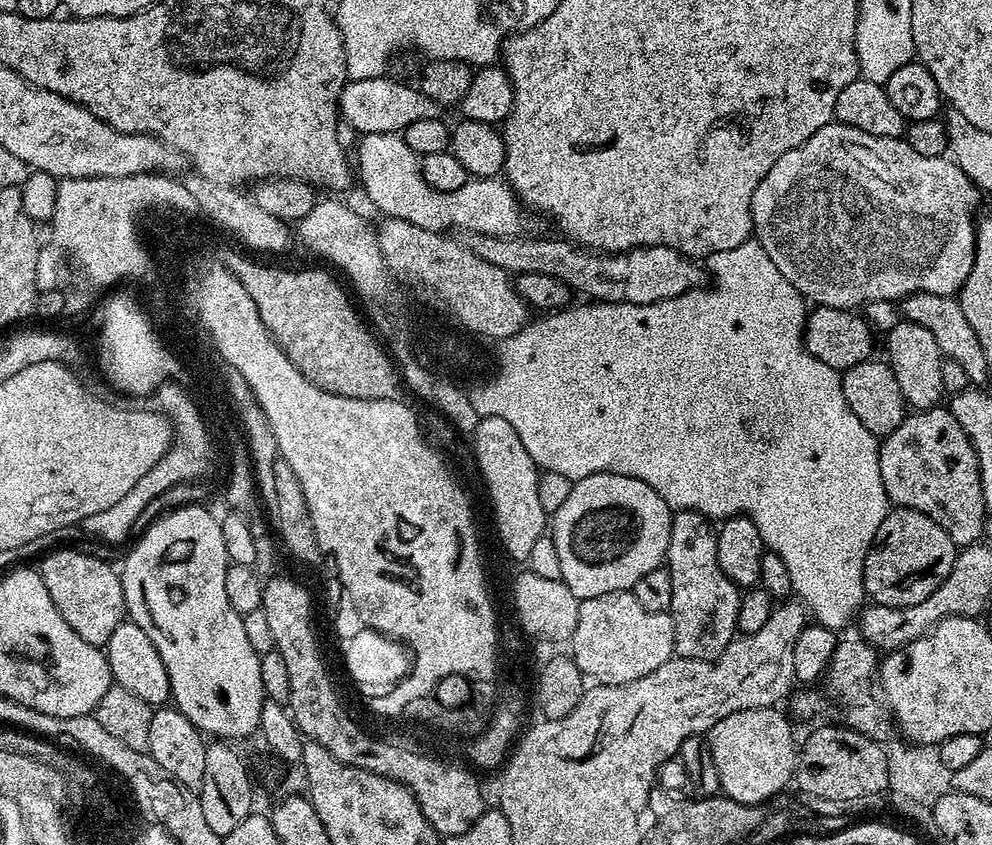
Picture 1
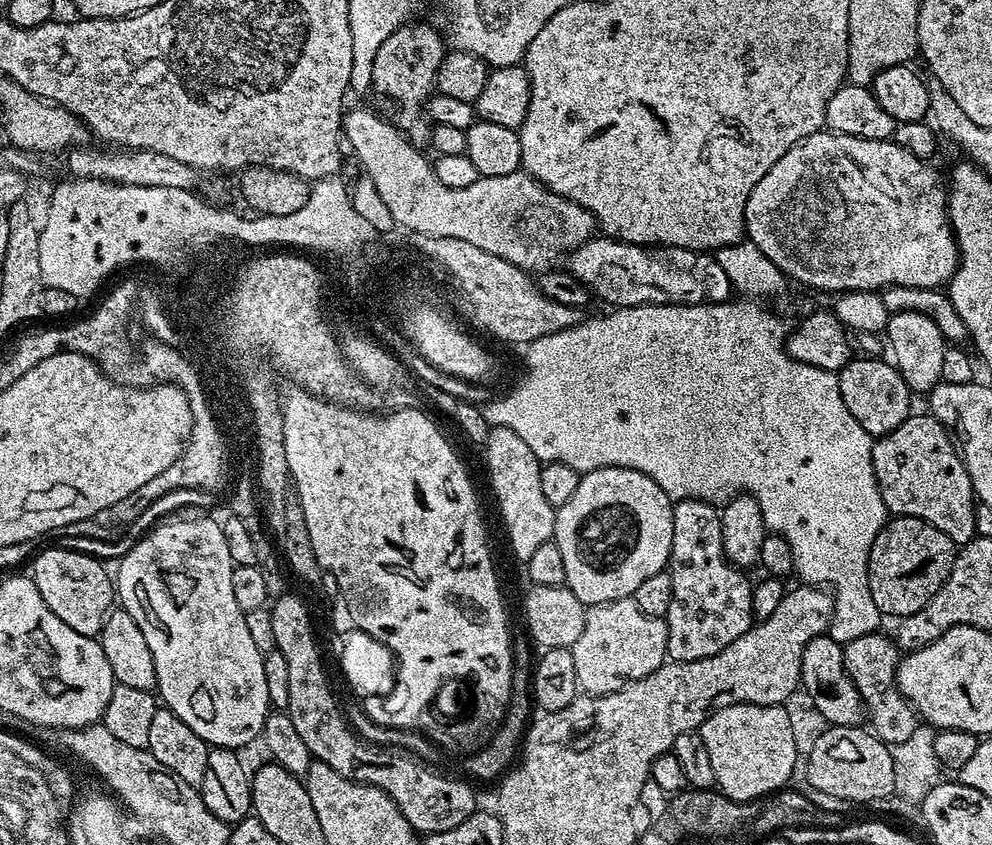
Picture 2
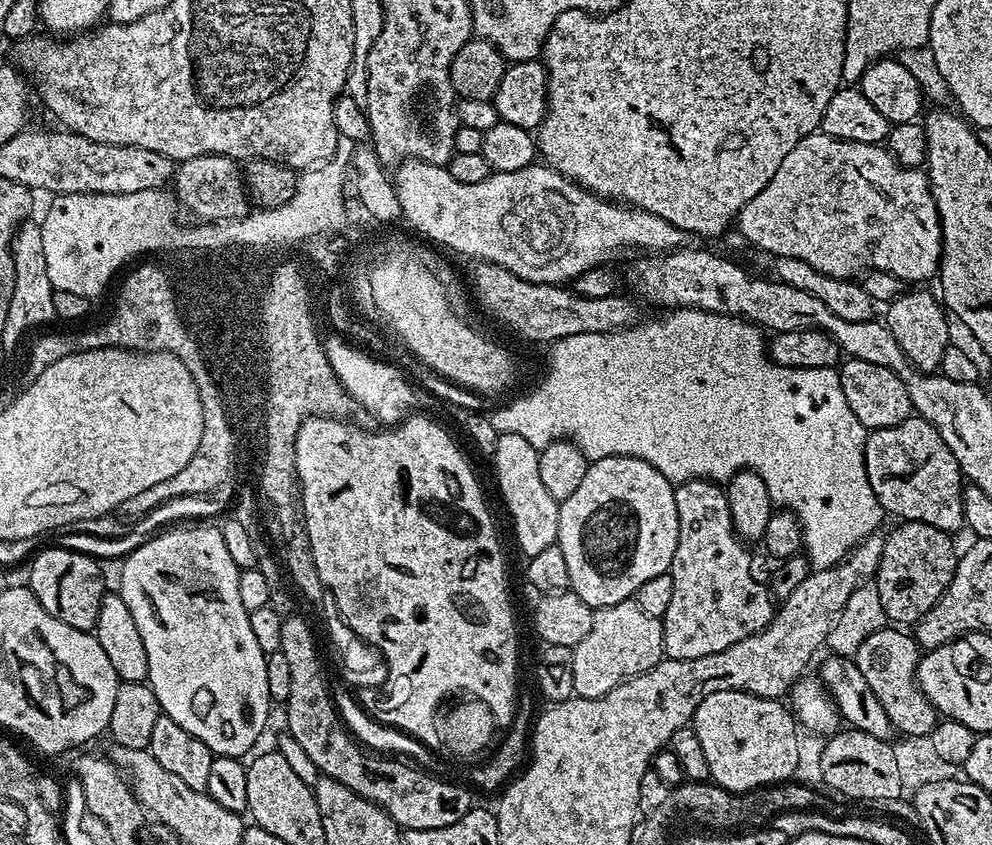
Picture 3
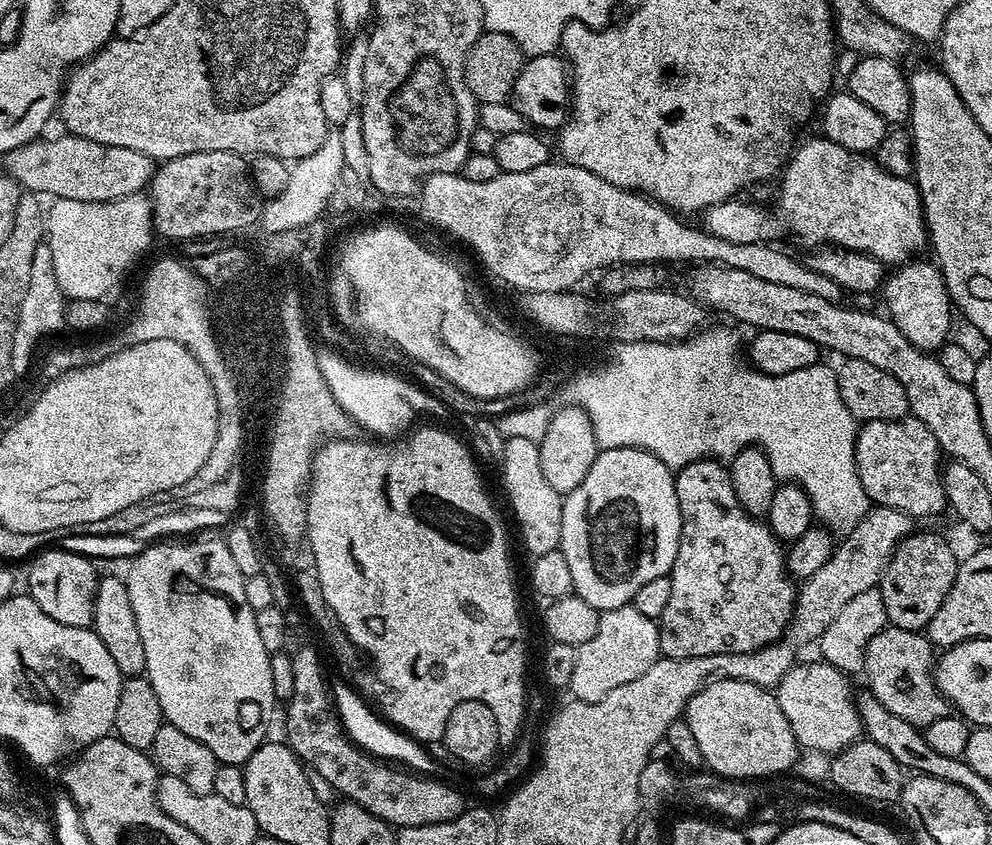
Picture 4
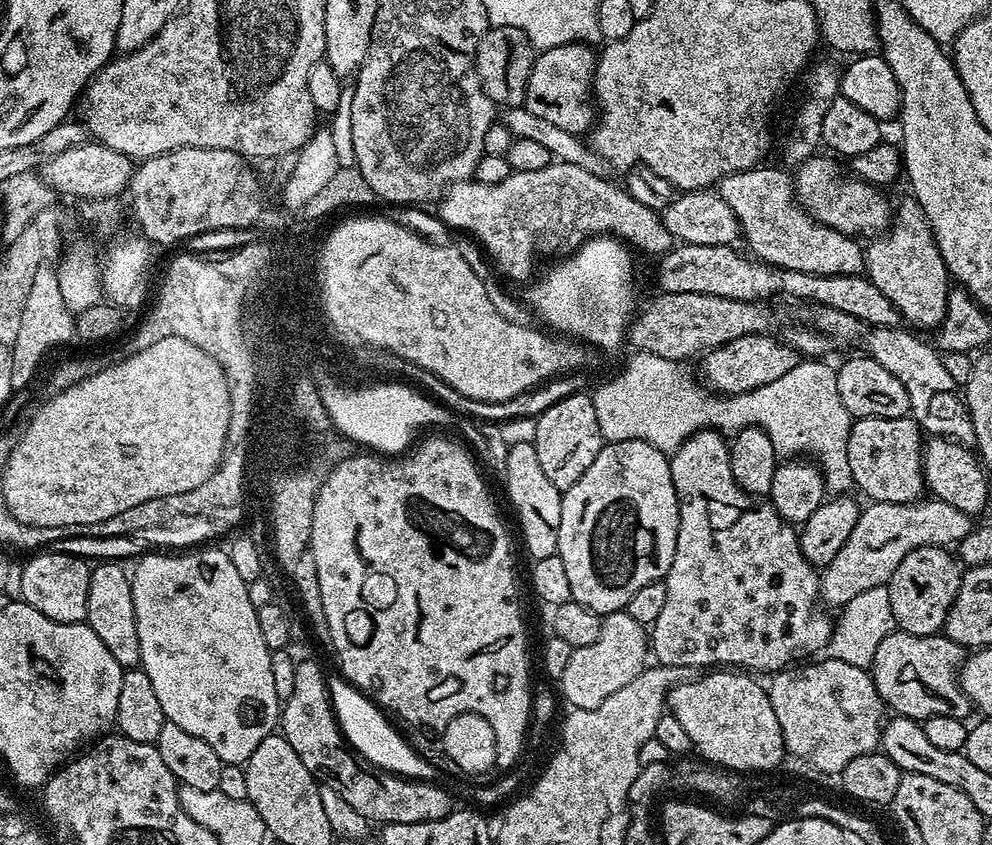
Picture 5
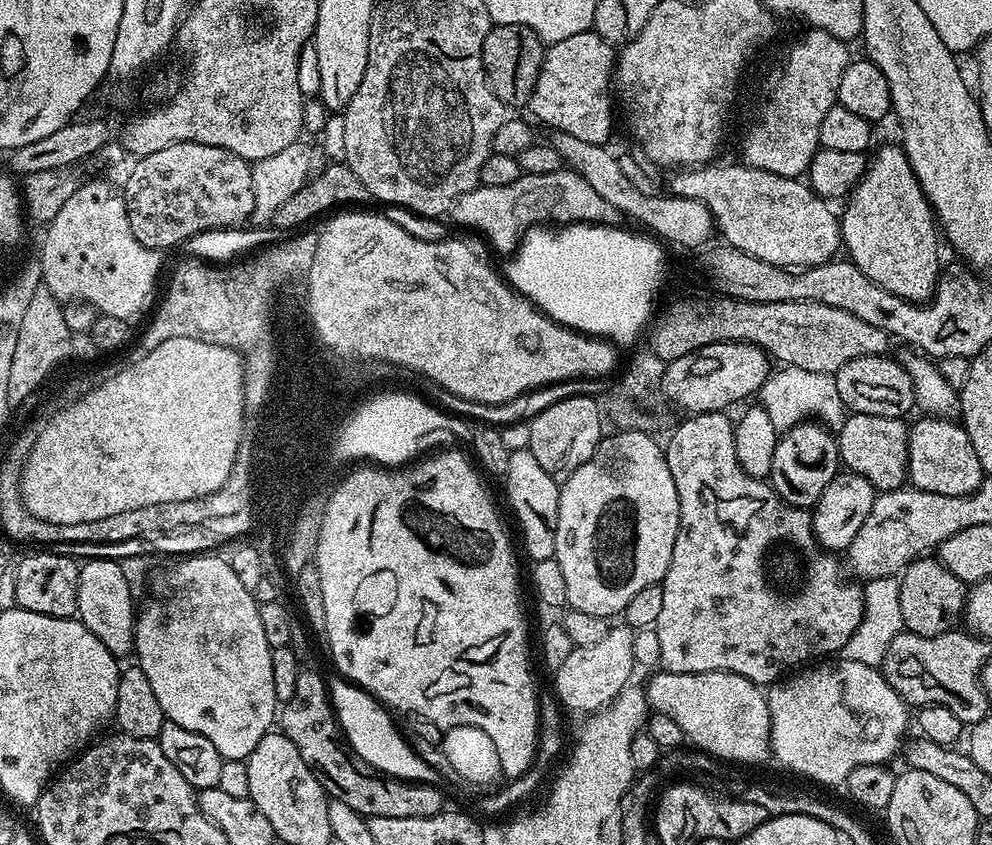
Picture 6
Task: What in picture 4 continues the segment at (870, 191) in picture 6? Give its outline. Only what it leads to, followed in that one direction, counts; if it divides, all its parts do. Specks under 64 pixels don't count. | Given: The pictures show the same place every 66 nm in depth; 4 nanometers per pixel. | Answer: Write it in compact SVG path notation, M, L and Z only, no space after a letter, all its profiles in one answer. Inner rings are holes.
M913 258L897 267L882 285L886 315L919 352L935 353L949 339L954 305L948 299L944 277L935 263Z

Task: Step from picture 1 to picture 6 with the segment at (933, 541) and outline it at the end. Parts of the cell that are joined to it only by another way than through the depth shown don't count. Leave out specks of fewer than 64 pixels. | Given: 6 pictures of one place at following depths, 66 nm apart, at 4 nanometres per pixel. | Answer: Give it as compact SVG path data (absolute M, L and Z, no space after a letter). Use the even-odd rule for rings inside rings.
M917 558L899 577L898 595L902 602L902 622L907 631L919 636L941 636L953 631L964 614L966 585L936 558Z

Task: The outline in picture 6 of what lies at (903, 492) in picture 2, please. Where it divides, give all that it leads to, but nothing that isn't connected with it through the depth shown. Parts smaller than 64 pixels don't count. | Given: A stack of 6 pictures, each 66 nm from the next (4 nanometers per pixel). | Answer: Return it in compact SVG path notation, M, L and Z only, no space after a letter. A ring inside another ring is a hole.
M857 412L845 415L844 423L835 433L836 445L840 451L841 465L847 471L862 474L862 478L869 480L877 493L889 492L901 487L905 483L908 471L908 429L909 425L900 418L882 418L870 414L858 414Z

